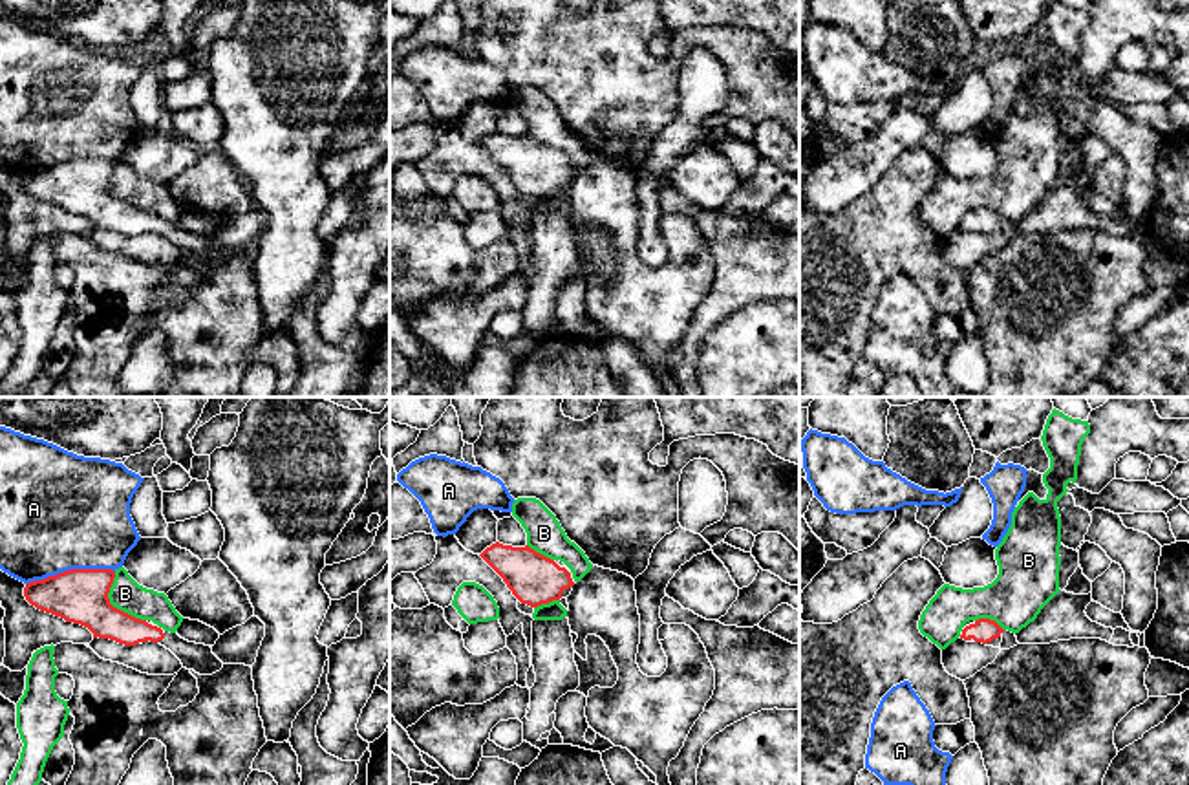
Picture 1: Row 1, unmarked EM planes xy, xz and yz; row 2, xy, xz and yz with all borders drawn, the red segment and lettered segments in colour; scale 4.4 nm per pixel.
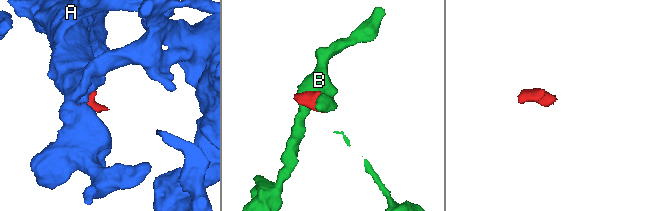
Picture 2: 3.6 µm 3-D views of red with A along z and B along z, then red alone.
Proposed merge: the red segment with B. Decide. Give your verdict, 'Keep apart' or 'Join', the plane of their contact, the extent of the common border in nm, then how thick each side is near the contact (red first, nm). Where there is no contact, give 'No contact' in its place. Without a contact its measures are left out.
Keep apart. Touches red in xy. Shared border 260 nm. Thickness 240 nm (red) against 140 nm

